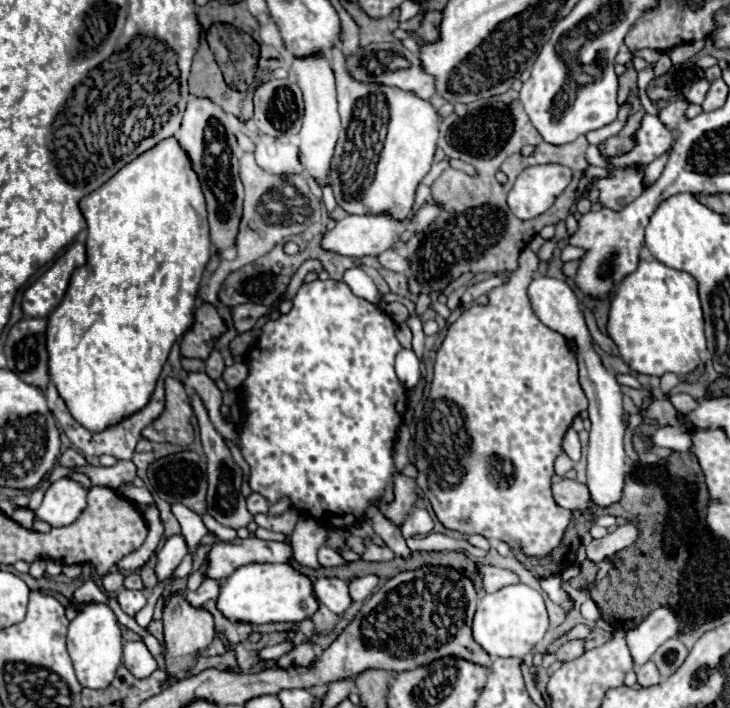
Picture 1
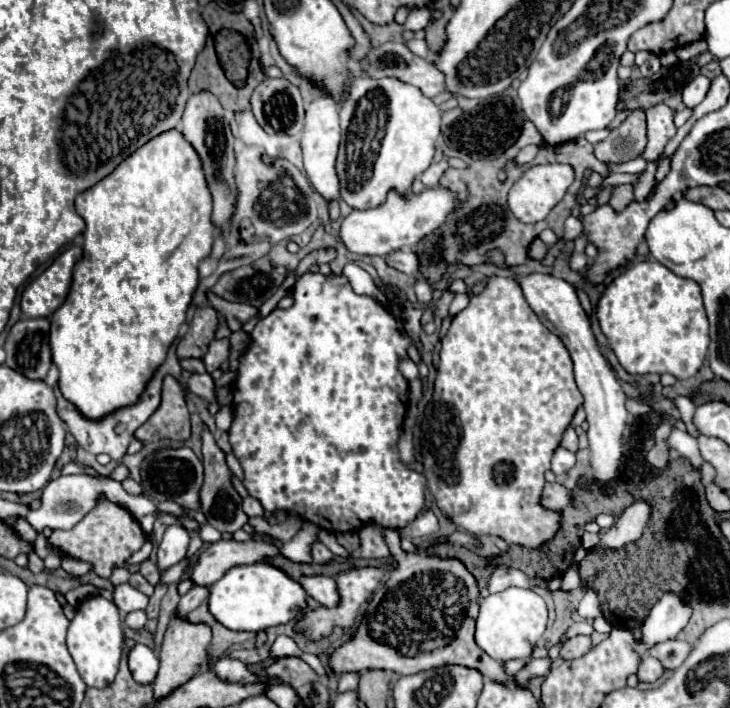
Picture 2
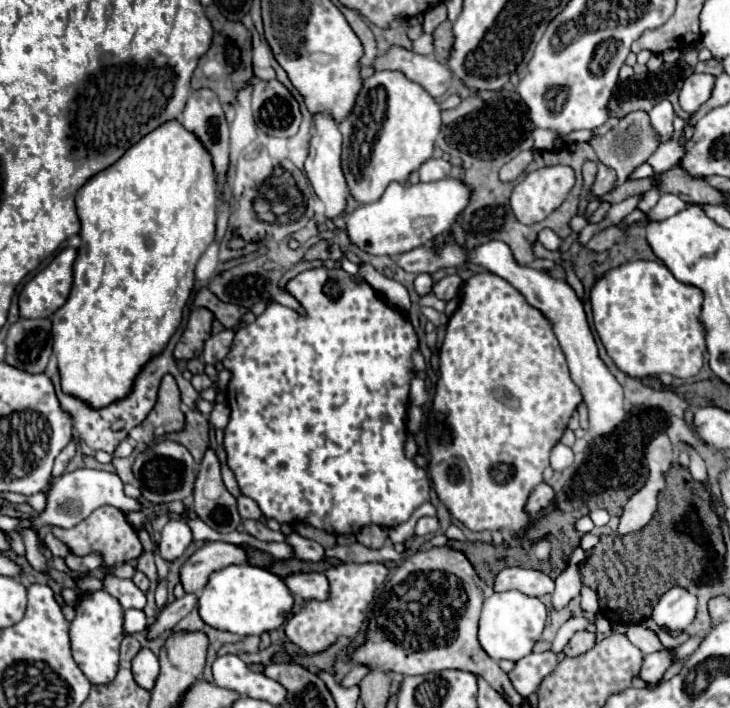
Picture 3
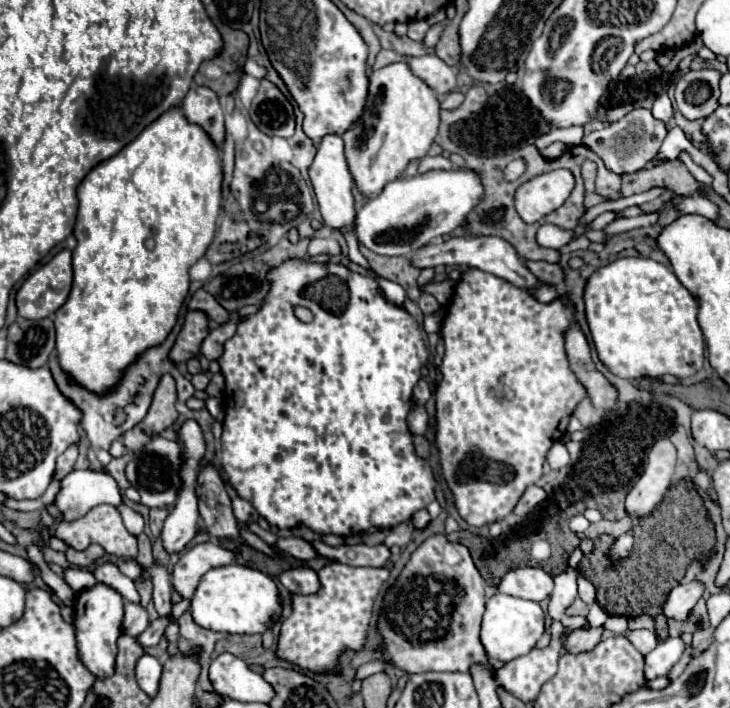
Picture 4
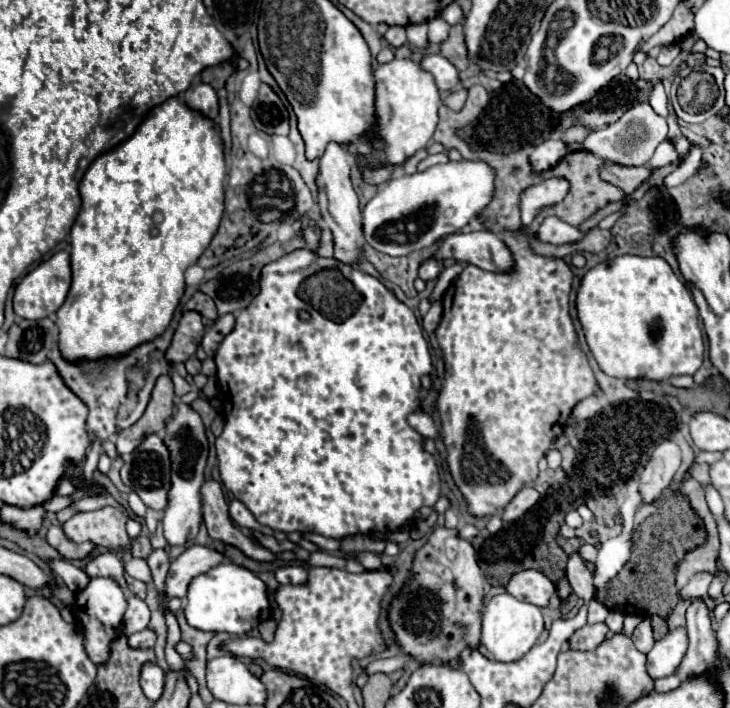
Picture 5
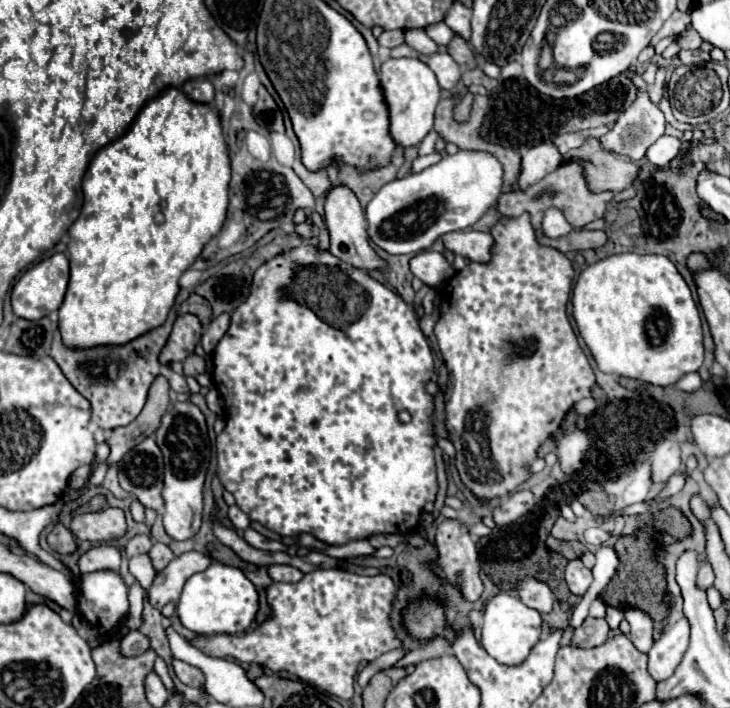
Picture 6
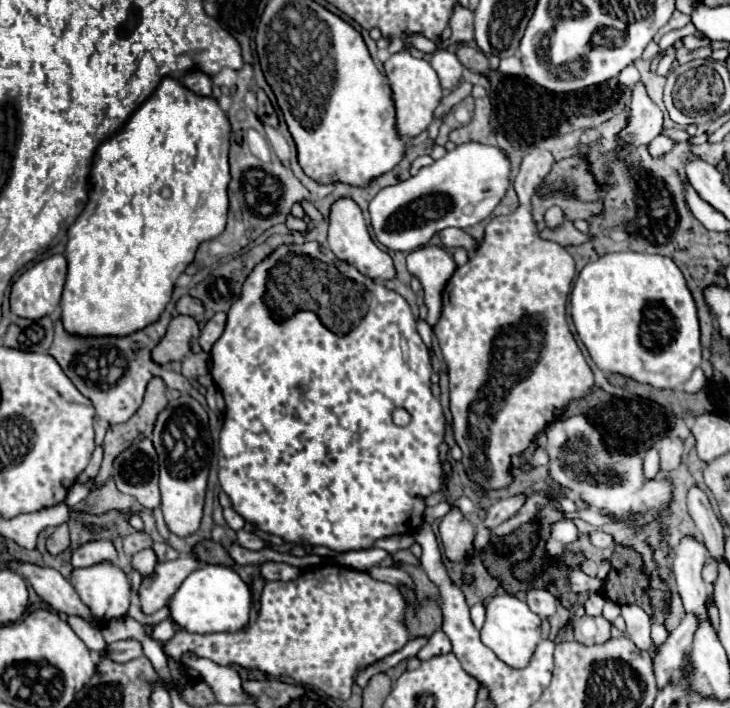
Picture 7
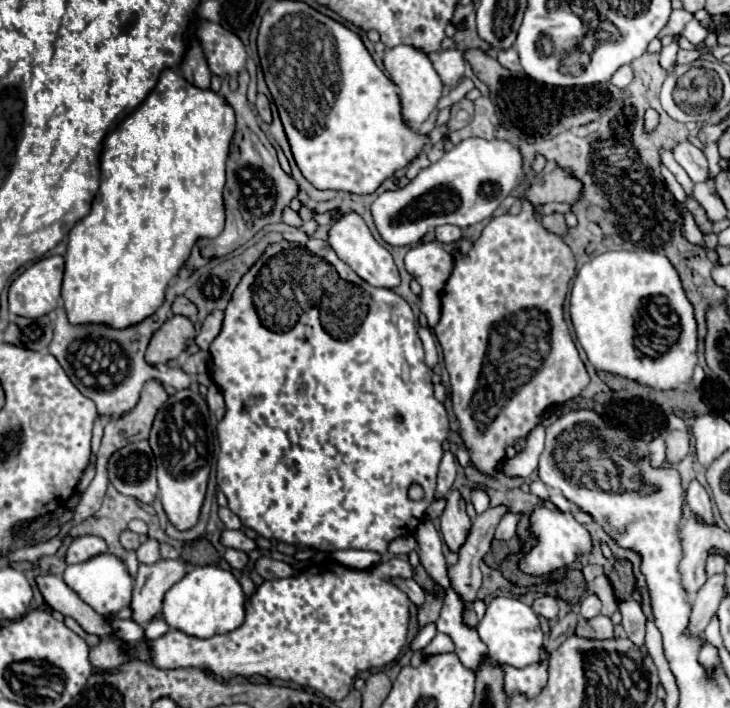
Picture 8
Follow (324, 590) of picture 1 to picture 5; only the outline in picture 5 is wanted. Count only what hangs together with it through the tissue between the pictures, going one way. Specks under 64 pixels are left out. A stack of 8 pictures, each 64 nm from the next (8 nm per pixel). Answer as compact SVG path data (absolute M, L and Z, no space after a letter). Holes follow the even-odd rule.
M284 566L274 572L278 584L304 584L308 578L308 572L302 566Z

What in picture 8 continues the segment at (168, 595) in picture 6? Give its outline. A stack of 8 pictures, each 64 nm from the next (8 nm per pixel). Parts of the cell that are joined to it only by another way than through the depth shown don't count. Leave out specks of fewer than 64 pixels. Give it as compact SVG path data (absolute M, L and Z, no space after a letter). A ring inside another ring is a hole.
M160 560L152 566L140 564L136 582L134 582L134 594L130 602L132 620L140 626L144 626L148 620L160 614L162 598L172 588L172 584L180 582L186 574L184 560Z

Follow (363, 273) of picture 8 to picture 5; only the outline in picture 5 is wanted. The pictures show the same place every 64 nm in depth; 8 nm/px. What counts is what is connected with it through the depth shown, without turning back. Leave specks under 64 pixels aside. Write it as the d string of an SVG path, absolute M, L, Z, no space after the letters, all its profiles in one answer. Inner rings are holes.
M328 144L324 156L320 158L320 174L316 178L320 194L318 204L322 212L322 220L332 230L334 236L334 258L344 264L354 264L364 258L364 250L360 246L362 242L362 212L358 196L350 184L350 164L348 164L348 150L344 150L340 144Z

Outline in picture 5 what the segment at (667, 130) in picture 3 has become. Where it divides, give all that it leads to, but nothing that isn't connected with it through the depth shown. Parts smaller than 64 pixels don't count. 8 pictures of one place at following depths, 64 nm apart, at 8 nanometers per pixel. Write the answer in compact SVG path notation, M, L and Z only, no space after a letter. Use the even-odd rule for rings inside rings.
M656 82L656 86L652 88L648 102L660 116L668 116L668 100L666 100L666 94L664 94L664 88L660 82Z

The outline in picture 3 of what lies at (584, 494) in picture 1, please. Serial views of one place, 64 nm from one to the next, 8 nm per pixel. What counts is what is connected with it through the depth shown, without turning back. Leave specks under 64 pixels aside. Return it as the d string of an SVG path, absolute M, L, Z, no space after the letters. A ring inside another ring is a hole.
M538 484L538 486L530 492L524 510L526 510L528 514L534 514L534 512L538 512L540 508L550 506L550 504L554 502L554 498L556 498L556 492L554 492L548 484Z

